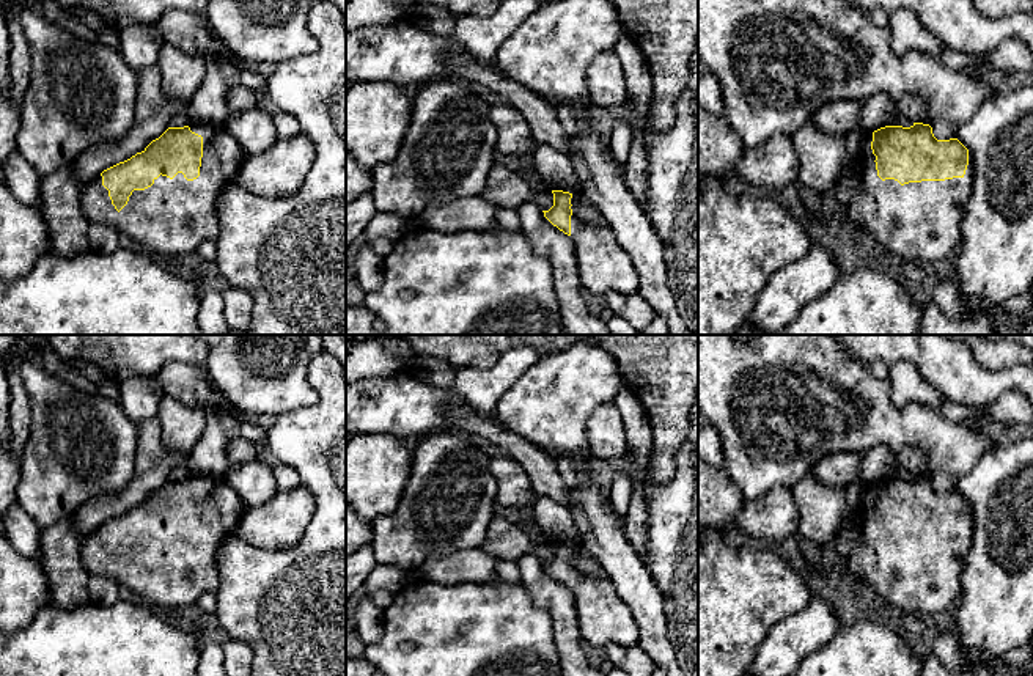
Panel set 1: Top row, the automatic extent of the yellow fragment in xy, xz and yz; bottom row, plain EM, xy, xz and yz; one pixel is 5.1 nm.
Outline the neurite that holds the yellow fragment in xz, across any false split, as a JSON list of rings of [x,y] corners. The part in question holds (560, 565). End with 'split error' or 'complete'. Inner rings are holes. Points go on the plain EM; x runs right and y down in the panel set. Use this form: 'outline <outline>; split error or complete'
outline [[[552,542],[552,546],[553,558],[549,563],[542,563],[544,569],[574,593],[579,629],[585,643],[599,649],[604,649],[608,645],[637,645],[638,627],[630,607],[618,596],[607,574],[604,571],[588,574],[572,564],[571,558],[583,553],[580,546],[563,542]]]; split error

